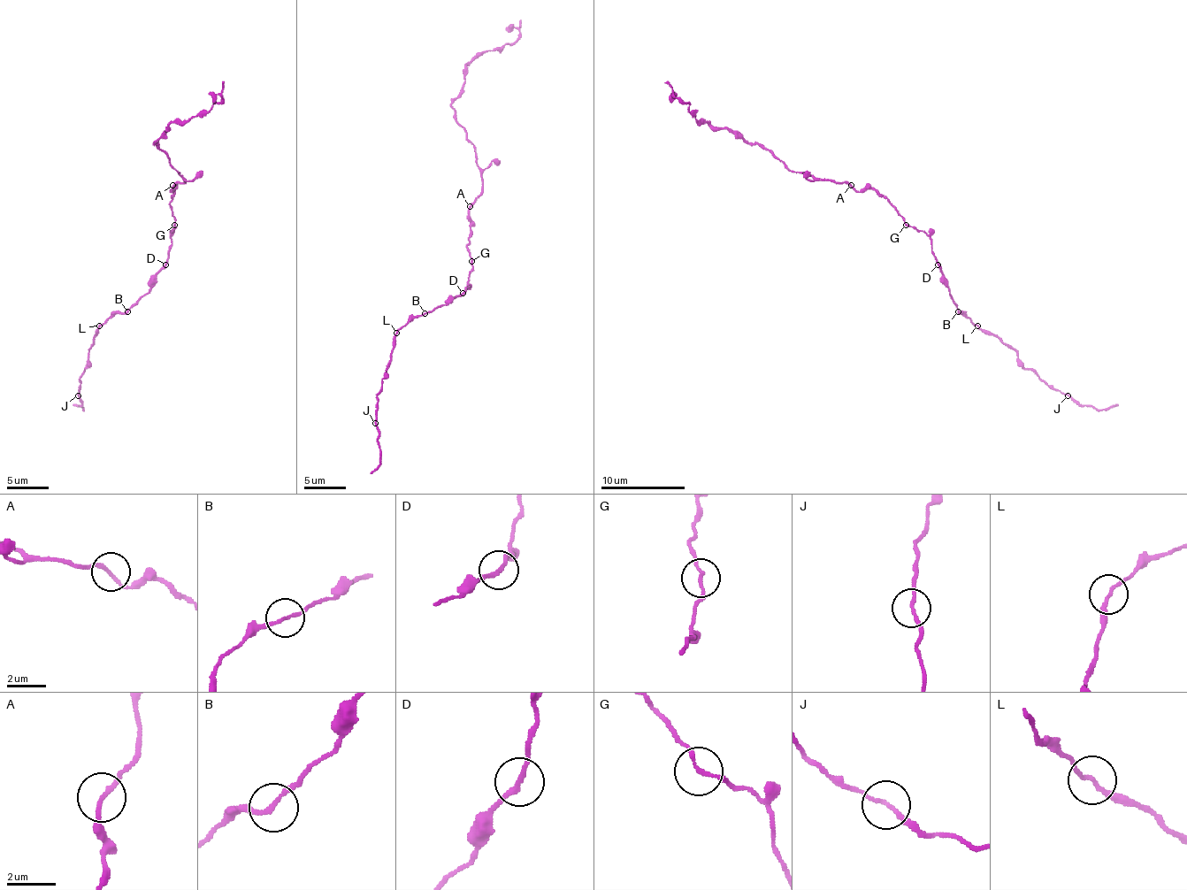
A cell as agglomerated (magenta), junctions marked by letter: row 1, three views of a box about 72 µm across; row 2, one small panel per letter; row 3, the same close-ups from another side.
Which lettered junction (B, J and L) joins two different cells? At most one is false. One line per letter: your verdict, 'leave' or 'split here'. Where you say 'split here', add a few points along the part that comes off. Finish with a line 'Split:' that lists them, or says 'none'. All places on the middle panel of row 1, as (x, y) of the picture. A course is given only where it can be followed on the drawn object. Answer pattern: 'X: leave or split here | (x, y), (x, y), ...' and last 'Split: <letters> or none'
B: leave
J: leave
L: leave
Split: none

